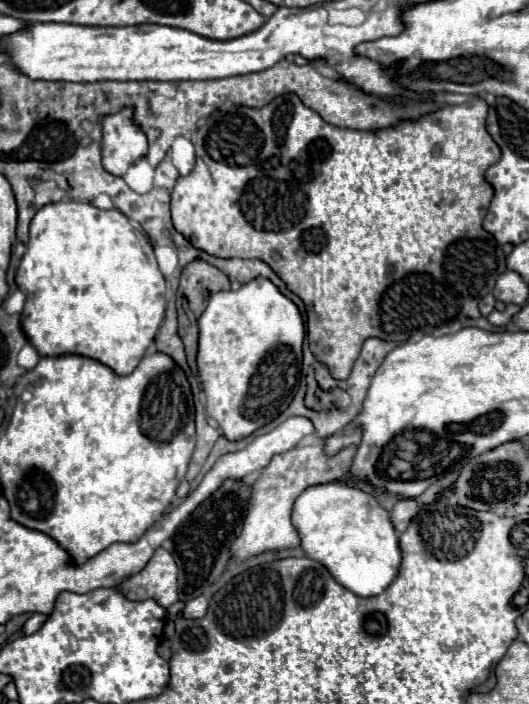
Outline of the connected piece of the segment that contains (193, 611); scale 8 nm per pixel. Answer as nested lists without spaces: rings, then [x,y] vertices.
[[[199,596],[199,598],[193,598],[193,600],[189,600],[185,604],[183,618],[193,618],[193,620],[195,618],[203,618],[205,612],[207,612],[207,600],[203,596]]]

